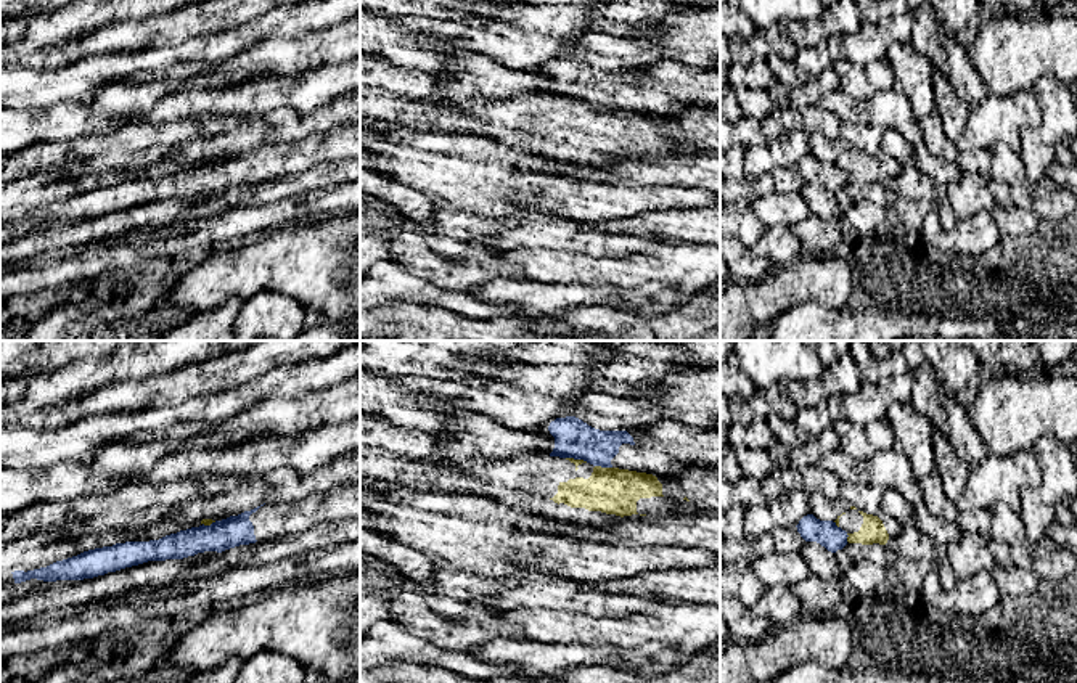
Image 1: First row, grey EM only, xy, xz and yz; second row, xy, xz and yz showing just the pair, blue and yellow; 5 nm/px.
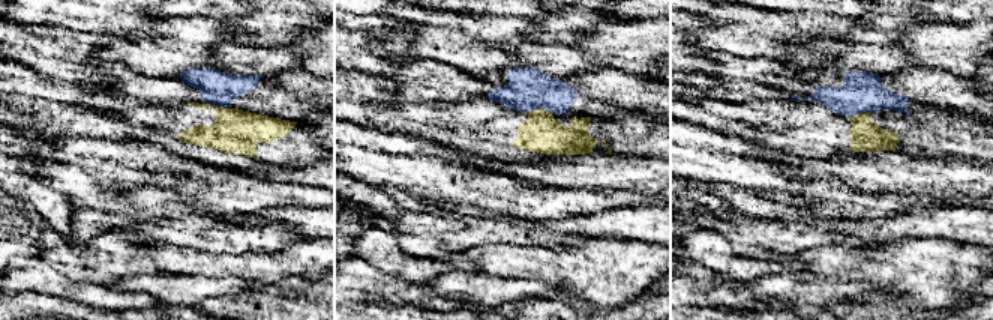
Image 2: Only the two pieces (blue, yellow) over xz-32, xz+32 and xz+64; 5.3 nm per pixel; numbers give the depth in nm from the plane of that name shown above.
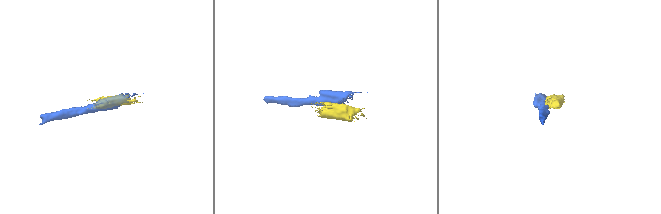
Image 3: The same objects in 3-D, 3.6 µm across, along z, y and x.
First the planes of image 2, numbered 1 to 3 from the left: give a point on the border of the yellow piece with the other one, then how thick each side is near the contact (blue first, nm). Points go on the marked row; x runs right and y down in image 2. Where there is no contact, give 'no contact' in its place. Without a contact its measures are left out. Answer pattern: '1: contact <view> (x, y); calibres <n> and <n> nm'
1: contact xz-32 (218, 105); calibres 180 and 240 nm
2: contact xz+32 (539, 108); calibres 220 and 200 nm
3: contact xz+64 (861, 111); calibres 220 and 160 nm

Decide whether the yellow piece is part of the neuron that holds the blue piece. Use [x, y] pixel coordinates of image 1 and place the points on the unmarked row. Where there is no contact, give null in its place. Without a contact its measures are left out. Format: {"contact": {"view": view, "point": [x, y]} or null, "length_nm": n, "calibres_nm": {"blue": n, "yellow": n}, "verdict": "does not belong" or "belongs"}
{"contact": {"view": "xz", "point": [603, 106]}, "length_nm": 90, "calibres_nm": {"blue": 190, "yellow": 240}, "verdict": "does not belong"}

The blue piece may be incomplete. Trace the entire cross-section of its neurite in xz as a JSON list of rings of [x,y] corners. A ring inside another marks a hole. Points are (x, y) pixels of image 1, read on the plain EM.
[[[575,56],[556,58],[548,66],[555,77],[550,96],[584,100],[593,106],[619,108],[670,117],[690,108],[662,88],[640,87],[627,71],[600,71]]]

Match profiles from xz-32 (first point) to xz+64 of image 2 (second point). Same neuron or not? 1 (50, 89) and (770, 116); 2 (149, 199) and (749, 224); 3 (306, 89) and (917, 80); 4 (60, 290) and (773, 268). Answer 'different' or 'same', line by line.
1: different
2: same
3: same
4: different

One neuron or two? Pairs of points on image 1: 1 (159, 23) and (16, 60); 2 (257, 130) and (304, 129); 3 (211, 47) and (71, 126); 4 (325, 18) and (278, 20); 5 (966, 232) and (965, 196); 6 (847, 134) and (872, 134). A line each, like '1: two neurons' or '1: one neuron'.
1: one neuron
2: one neuron
3: two neurons
4: one neuron
5: two neurons
6: one neuron

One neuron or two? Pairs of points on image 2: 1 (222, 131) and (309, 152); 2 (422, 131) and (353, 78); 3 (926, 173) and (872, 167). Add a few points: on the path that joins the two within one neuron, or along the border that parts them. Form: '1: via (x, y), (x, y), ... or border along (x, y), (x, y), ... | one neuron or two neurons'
1: via (243, 132), (273, 143), (288, 144) | one neuron
2: via (405, 125), (390, 116), (369, 95) | one neuron
3: via (912, 173), (885, 172) | one neuron

